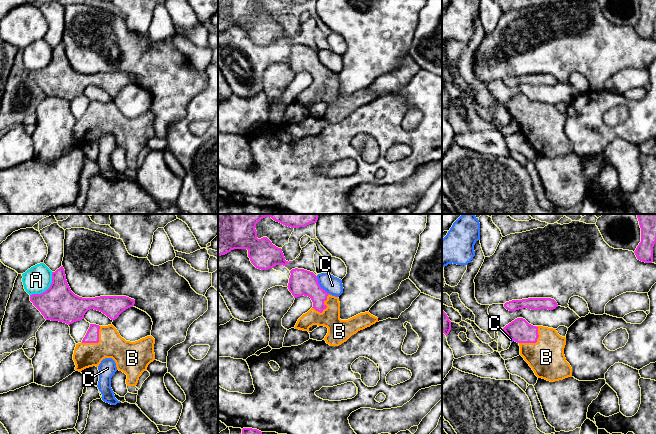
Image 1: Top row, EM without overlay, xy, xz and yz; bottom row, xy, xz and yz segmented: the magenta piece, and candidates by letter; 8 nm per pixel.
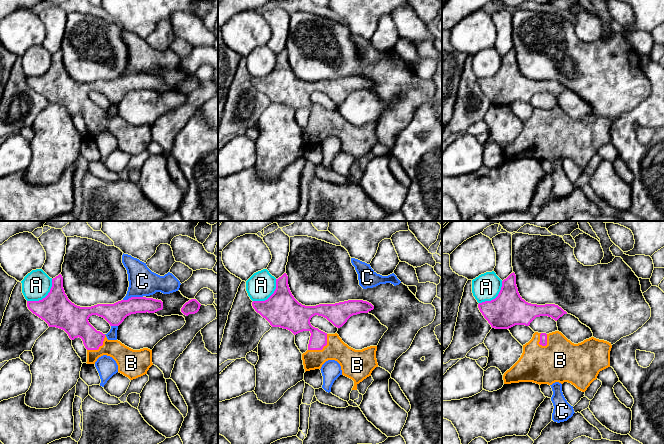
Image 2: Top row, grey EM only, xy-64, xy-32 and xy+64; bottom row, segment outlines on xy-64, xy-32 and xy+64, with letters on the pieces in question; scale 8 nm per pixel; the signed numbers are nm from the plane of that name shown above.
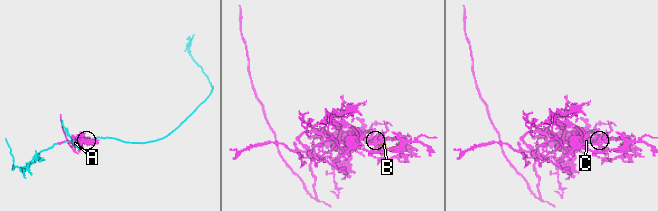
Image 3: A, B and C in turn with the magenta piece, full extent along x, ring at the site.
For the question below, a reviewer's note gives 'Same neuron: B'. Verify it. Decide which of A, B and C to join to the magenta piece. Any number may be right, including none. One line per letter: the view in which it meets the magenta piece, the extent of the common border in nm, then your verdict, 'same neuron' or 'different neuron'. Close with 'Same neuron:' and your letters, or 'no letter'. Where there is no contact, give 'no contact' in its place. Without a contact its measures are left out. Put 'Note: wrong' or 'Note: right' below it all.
A: xy | 260 nm | different neuron
B: yz | 200 nm | same neuron
C: xz | 180 nm | different neuron
Same neuron: B
Note: right

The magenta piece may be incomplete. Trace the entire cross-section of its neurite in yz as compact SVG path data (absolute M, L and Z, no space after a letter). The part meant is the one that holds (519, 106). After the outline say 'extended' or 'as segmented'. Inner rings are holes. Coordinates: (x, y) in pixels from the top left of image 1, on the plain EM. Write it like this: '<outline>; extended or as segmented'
M517 94L506 101L503 106L509 115L519 120L520 131L529 140L538 154L555 158L572 153L572 144L566 137L564 131L566 114L560 112L556 105L543 102L533 102L525 95Z; extended

